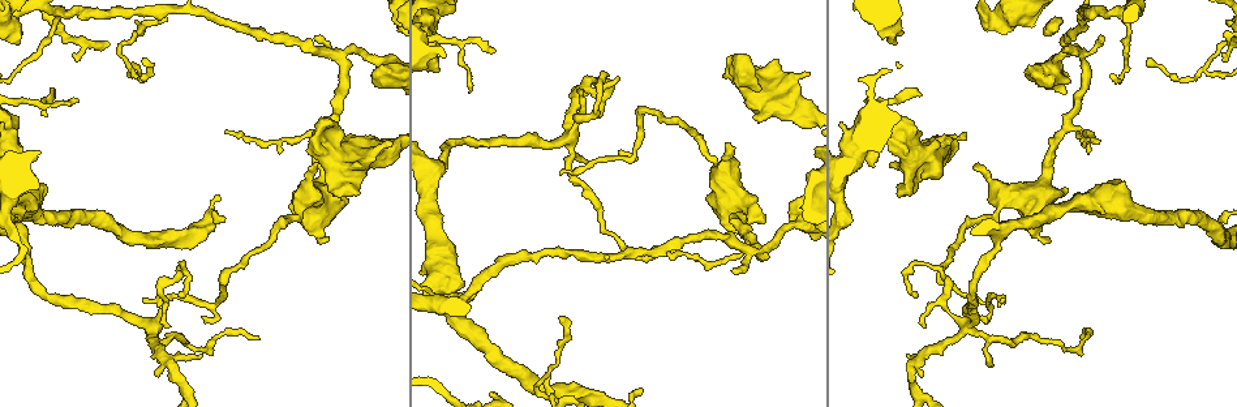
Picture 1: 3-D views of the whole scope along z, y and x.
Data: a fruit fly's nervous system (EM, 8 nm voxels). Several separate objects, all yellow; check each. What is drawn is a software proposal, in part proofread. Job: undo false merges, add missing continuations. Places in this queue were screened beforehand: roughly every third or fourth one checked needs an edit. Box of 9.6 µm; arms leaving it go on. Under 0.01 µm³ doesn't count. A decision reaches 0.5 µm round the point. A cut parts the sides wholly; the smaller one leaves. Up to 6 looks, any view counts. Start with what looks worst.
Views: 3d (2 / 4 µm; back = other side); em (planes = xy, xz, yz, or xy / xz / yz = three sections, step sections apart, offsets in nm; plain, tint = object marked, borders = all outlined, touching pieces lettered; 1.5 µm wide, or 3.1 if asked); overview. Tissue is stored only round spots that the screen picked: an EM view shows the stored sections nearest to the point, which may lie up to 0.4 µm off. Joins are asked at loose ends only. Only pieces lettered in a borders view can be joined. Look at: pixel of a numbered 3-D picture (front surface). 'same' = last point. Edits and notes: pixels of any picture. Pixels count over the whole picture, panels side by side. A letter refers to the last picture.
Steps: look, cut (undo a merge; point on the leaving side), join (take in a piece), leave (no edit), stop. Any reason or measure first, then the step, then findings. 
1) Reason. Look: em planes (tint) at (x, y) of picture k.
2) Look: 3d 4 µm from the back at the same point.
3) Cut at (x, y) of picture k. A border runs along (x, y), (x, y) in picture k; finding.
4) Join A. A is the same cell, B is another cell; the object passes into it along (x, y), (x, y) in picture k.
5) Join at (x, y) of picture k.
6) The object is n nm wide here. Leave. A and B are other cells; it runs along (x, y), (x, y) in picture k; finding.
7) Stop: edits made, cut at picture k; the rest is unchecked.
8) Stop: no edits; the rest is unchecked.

Look: em planes (plain) at (641, 388) of picture 1.

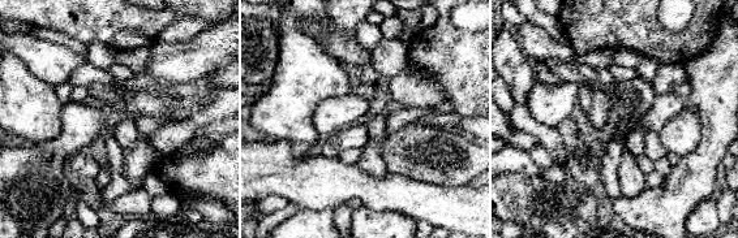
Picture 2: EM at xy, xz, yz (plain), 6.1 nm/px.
See the neighbours. Look: em planes (borders) at the same point.

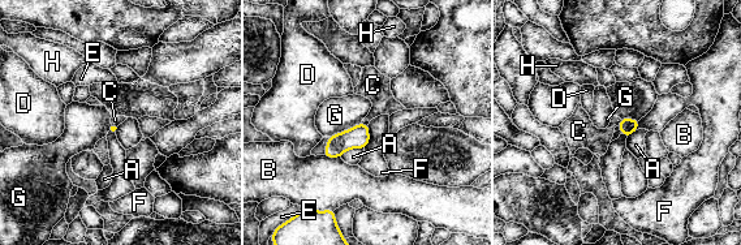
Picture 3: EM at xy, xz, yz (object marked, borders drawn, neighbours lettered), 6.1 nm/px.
Leave. A, B, C, D, E, F, G and H are other cells; a border runs along (620, 119), (616, 125) in picture 3; none of them fits.

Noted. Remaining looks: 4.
Free end. Look: em planes (borders) at (16, 45) of picture 1.

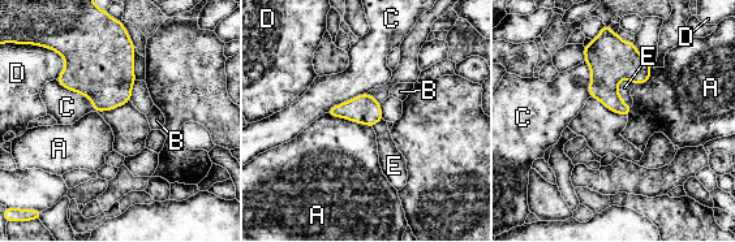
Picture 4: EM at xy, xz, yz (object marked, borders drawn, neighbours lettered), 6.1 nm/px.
Leave. A, B, C, D and E are other cells; a border runs along (326, 112), (366, 124), (372, 128) in picture 4; none of them fits.

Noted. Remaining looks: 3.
Sharp bend. Look: em planes (borders) at (1082, 63) of picture 1.

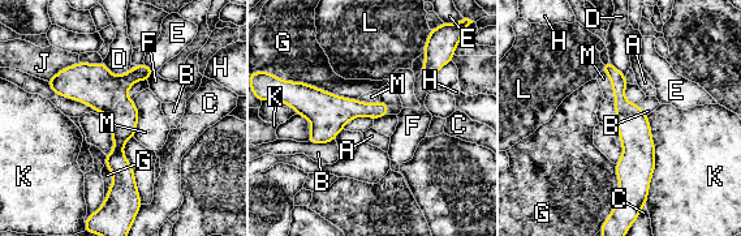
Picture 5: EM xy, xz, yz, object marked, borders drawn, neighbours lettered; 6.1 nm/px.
The object is 200 nm wide here. Leave. A, B, C, D, E, F, G, H, J, K, L and M are other cells; it runs along (81, 65), (119, 108), (116, 193) in picture 5; one neuron here.

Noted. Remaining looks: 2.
Stop: no edits; the rest is unchecked.

